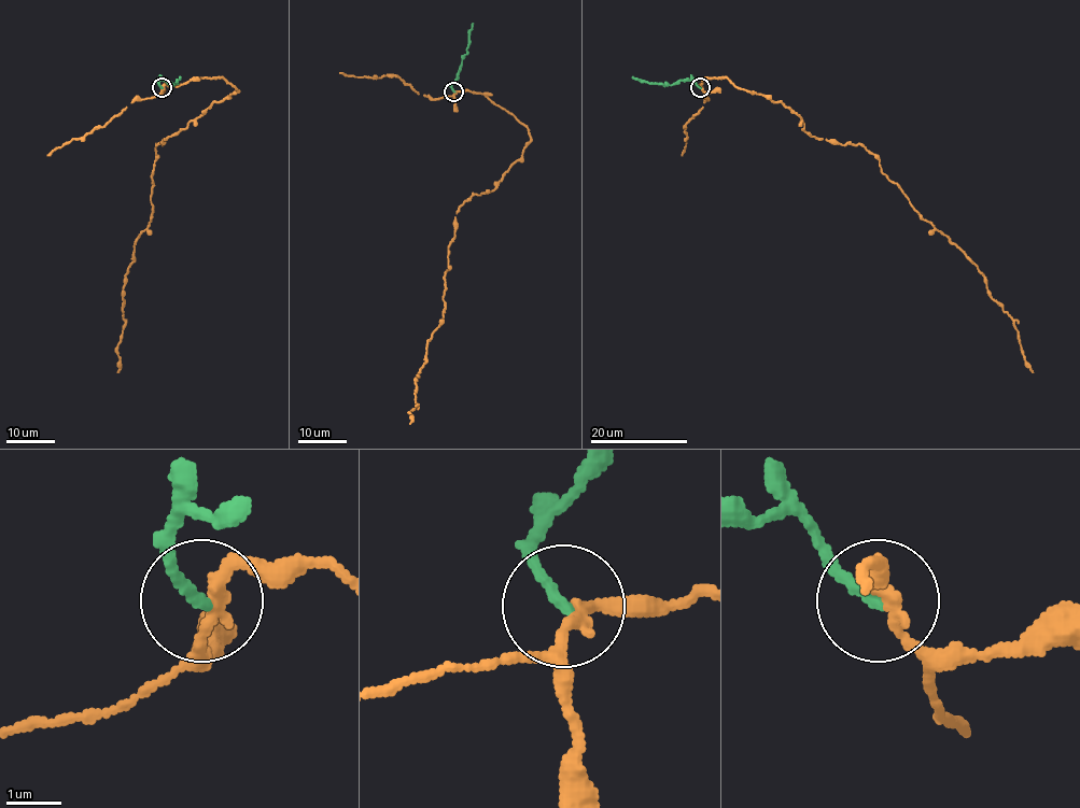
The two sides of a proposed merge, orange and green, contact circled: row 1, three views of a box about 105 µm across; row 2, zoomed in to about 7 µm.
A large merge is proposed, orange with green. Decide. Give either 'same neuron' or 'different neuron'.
different neuron

